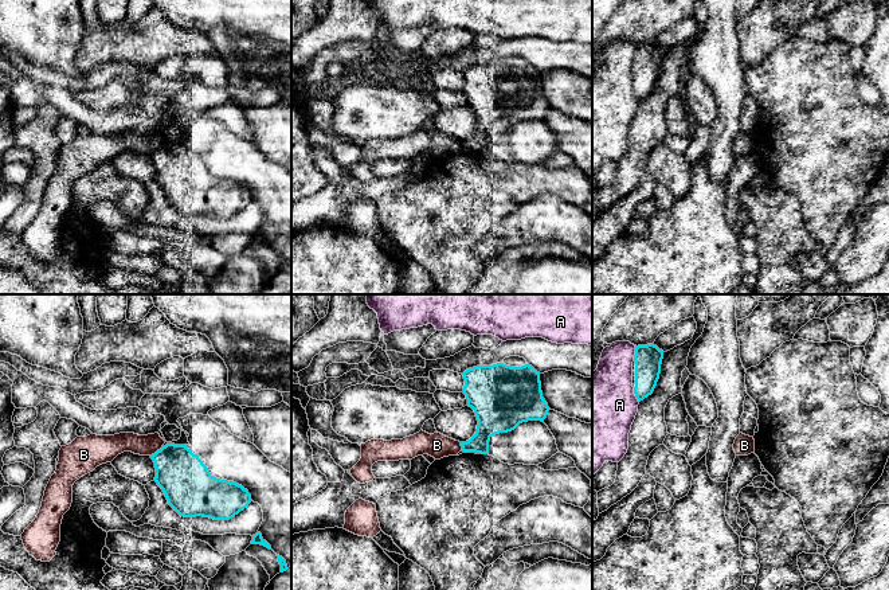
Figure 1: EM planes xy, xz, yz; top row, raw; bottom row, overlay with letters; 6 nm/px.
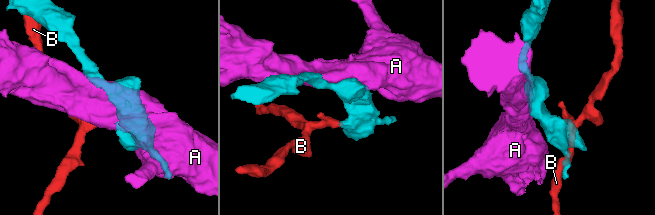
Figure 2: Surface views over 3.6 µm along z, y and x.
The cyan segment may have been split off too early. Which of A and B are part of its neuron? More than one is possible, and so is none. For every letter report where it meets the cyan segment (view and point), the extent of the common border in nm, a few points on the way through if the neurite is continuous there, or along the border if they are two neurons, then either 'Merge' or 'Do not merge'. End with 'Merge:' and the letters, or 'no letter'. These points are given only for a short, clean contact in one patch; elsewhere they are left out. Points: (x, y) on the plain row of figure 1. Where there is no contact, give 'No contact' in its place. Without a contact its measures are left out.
A: Touches cyan at yz (635, 94). Shared border 100 nm. Do not merge
B: Touches cyan at xy (157, 149). Shared border 100 nm. Boundary: xy (163, 145), (151, 155). Do not merge
Merge: no letter

